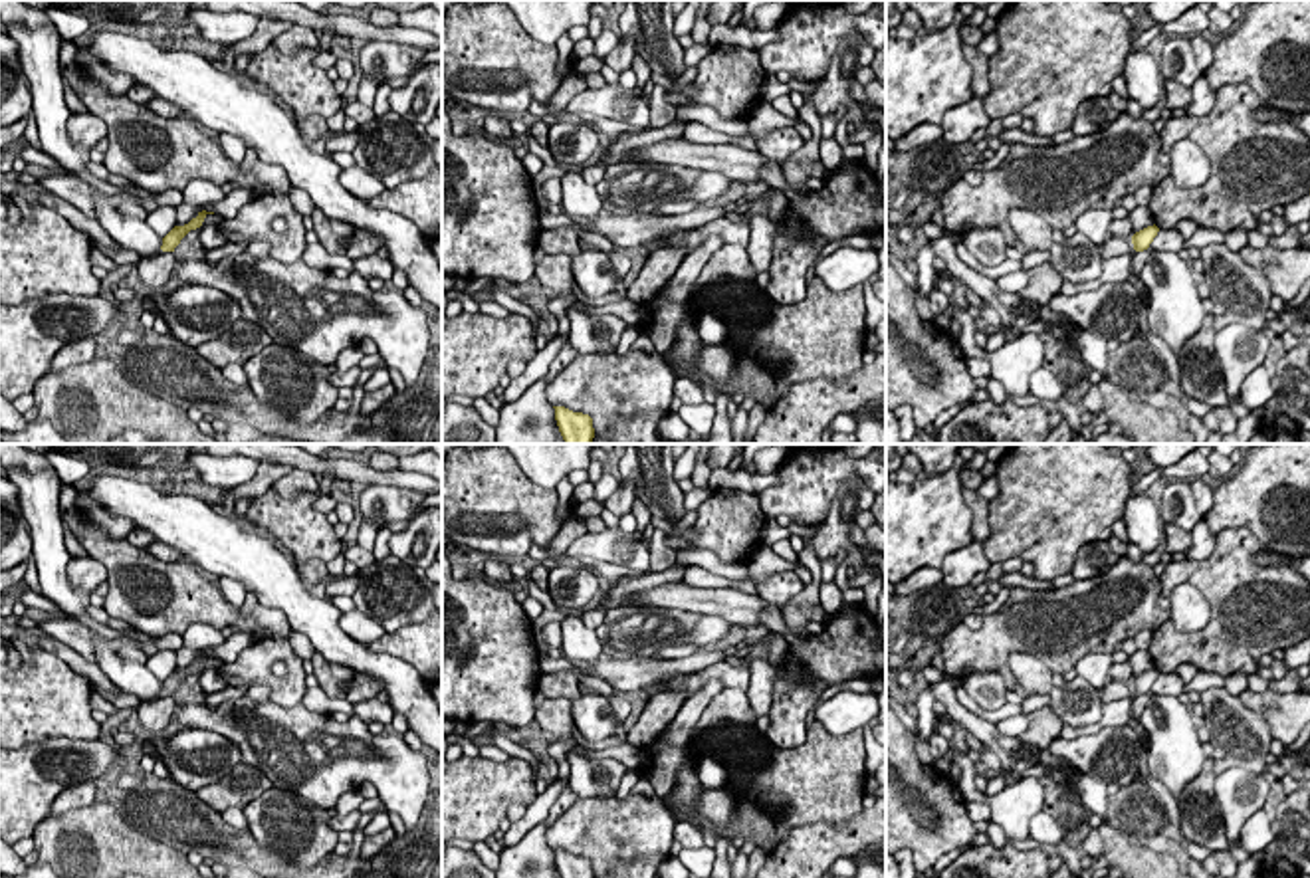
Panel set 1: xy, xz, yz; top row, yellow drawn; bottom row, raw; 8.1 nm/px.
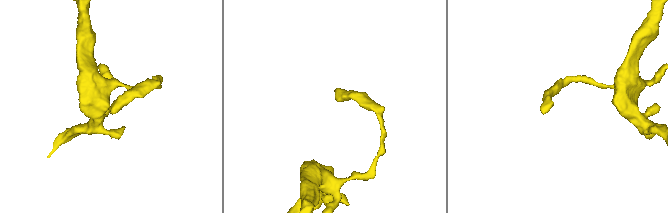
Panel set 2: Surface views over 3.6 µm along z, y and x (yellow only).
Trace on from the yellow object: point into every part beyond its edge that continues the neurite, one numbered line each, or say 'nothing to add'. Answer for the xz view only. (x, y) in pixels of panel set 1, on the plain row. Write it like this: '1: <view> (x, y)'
nothing to add

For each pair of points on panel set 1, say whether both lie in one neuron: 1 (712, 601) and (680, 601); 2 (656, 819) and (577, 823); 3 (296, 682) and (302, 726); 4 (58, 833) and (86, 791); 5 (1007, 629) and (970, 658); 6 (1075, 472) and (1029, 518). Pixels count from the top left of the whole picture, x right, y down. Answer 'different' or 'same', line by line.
1: same
2: same
3: different
4: different
5: same
6: same

